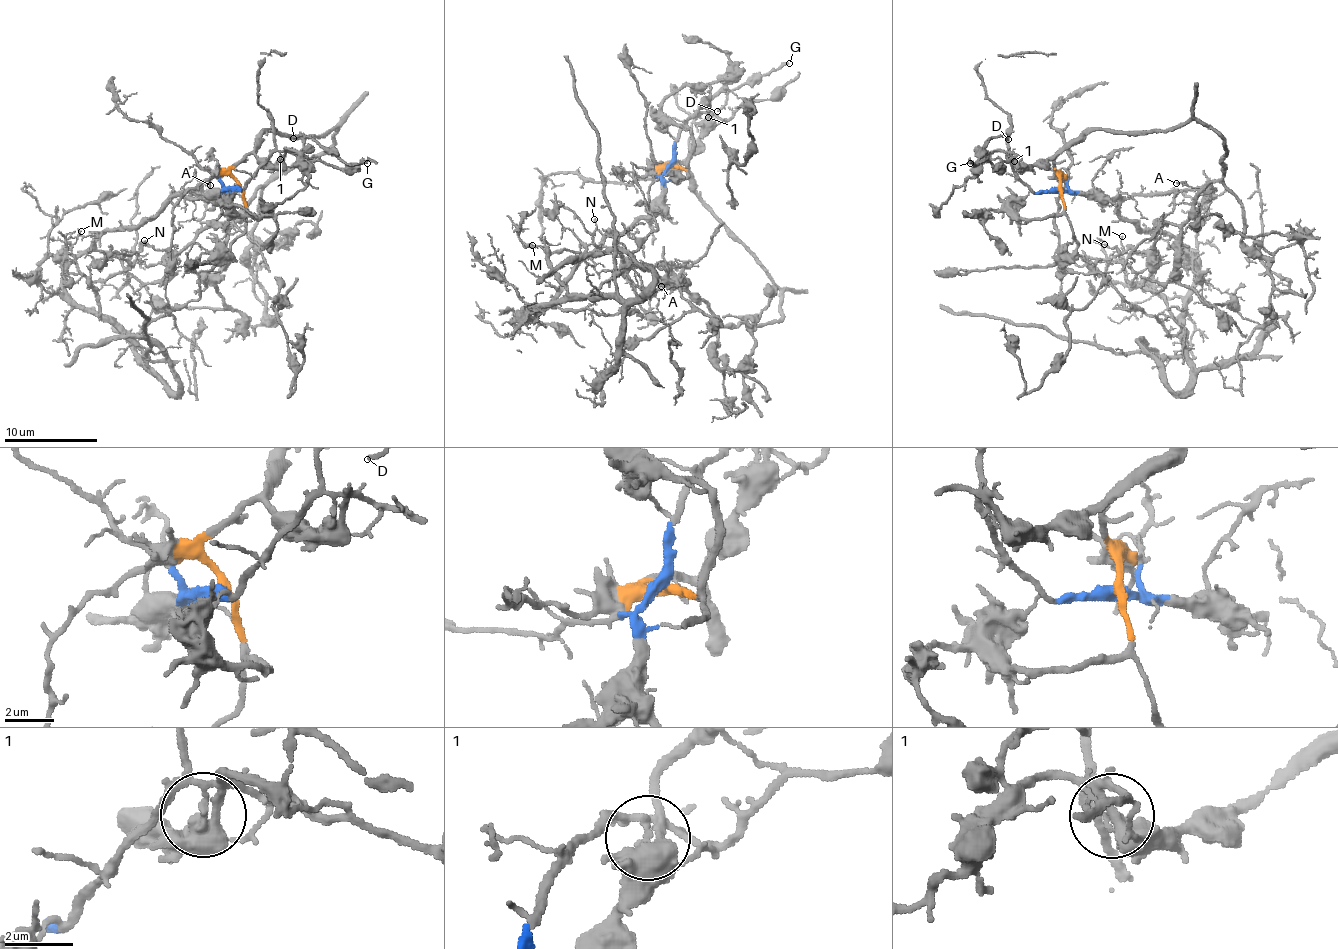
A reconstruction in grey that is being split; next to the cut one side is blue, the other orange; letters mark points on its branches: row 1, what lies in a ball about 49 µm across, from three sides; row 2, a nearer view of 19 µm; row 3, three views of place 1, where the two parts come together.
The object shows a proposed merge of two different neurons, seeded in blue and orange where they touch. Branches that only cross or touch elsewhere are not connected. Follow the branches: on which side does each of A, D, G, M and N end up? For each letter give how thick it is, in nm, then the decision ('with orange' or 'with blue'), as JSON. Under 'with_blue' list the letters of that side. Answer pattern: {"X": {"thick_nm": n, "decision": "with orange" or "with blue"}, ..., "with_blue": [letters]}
{"A": {"thick_nm": 130, "decision": "with blue"}, "D": {"thick_nm": 150, "decision": "with orange"}, "G": {"thick_nm": 240, "decision": "with orange"}, "M": {"thick_nm": 120, "decision": "with blue"}, "N": {"thick_nm": 140, "decision": "with orange"}, "with_blue": ["A", "M"]}

